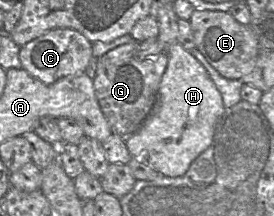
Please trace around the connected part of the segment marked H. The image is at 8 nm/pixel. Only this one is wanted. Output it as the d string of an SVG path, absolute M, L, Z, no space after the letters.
M179 42L166 48L167 68L160 81L156 102L139 129L125 139L132 157L154 168L161 175L183 176L190 164L212 143L217 121L225 111L221 93L208 75L204 66Z

